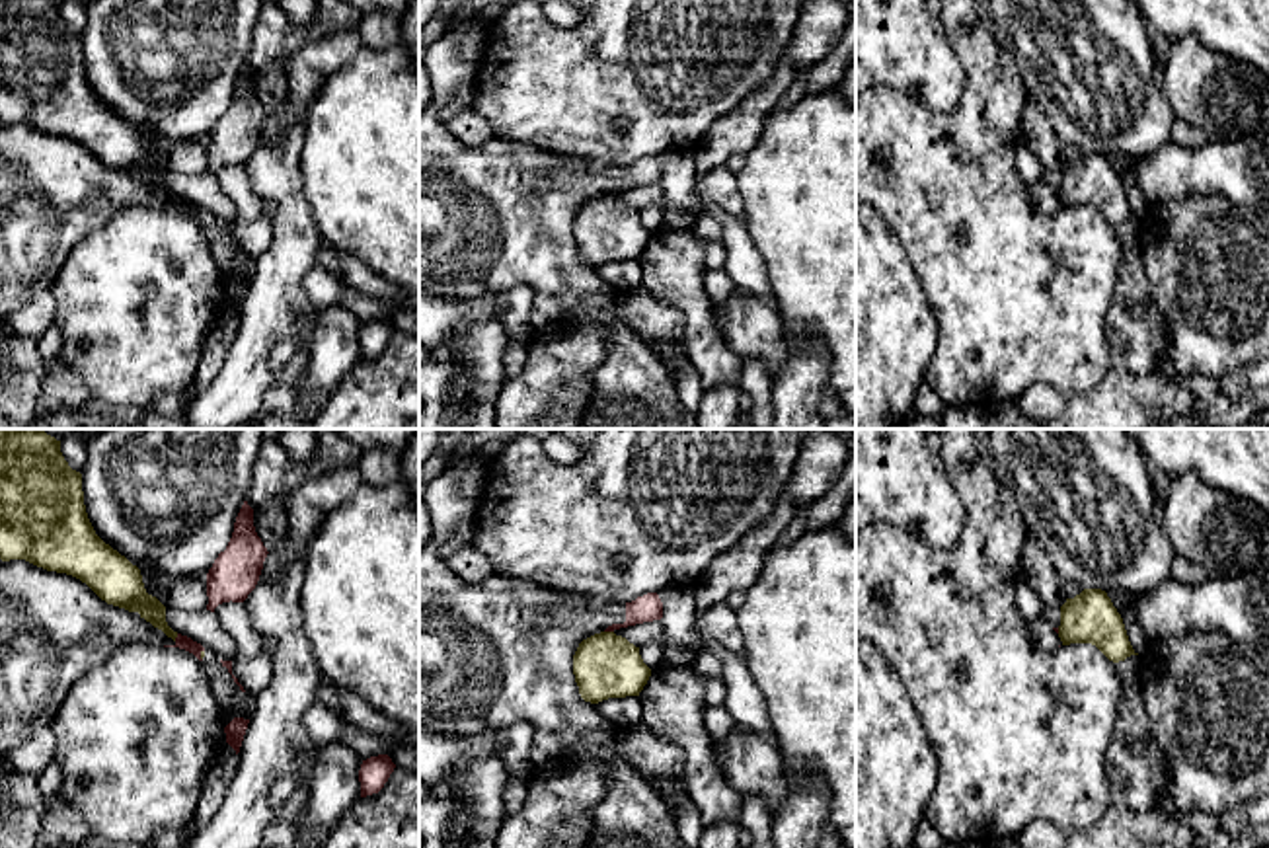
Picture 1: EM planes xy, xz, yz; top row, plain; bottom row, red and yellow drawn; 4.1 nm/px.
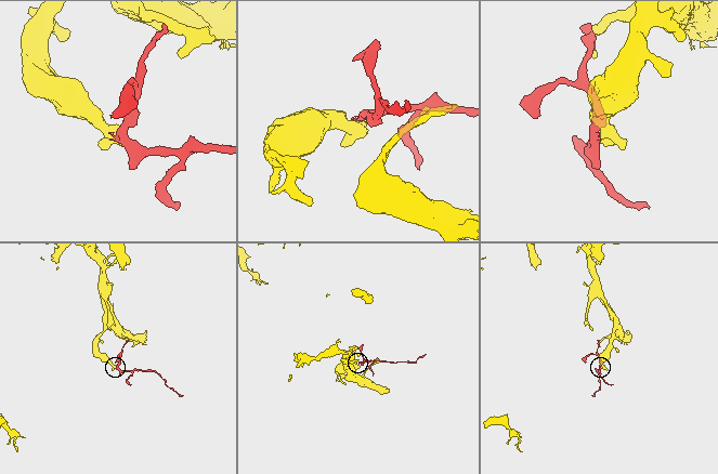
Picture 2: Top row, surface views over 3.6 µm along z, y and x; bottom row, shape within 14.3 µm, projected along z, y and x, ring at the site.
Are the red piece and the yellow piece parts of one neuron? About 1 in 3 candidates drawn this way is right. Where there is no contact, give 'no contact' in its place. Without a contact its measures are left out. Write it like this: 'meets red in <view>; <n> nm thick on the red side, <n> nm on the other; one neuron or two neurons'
meets red in xz; 110 nm thick on the red side, 260 nm on the other; two neurons

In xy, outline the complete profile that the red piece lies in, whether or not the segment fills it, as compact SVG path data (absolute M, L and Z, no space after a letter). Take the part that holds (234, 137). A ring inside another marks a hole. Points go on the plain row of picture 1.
M244 64L226 113L207 136L207 173L214 175L218 168L230 164L244 166L259 144L267 117L253 90L253 72Z

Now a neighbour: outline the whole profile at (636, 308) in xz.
M643 285L616 290L614 316L657 351L661 341L673 341L684 353L684 316L678 308L657 300Z

